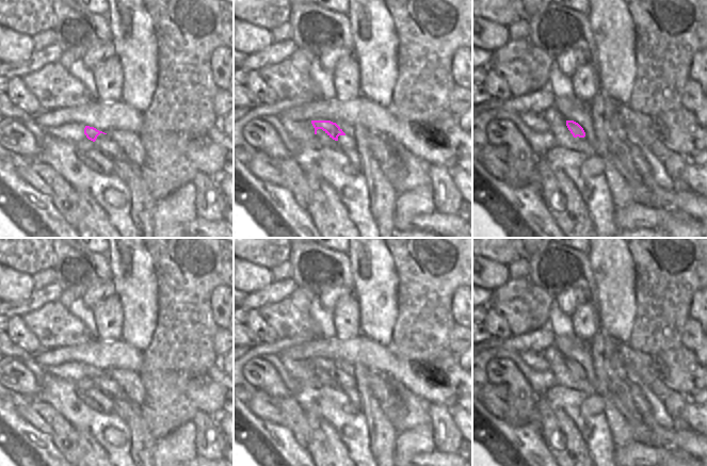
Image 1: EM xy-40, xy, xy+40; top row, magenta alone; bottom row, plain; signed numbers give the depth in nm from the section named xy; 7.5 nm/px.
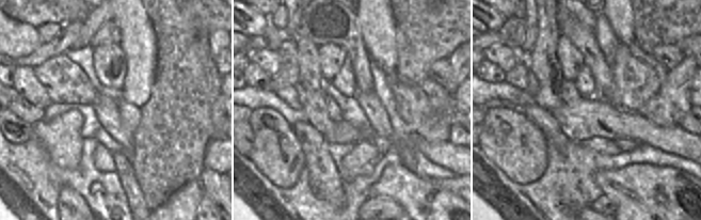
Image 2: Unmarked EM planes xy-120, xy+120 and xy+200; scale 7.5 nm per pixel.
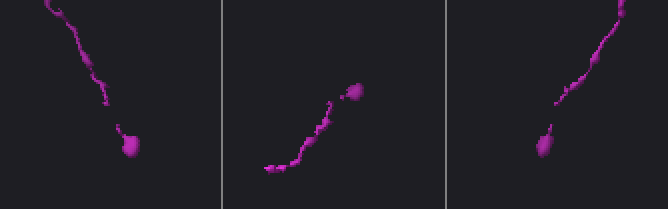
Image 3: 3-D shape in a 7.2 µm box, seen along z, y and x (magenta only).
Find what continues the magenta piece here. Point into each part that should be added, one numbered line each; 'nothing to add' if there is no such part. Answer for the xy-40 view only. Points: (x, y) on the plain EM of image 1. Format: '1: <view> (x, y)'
nothing to add

